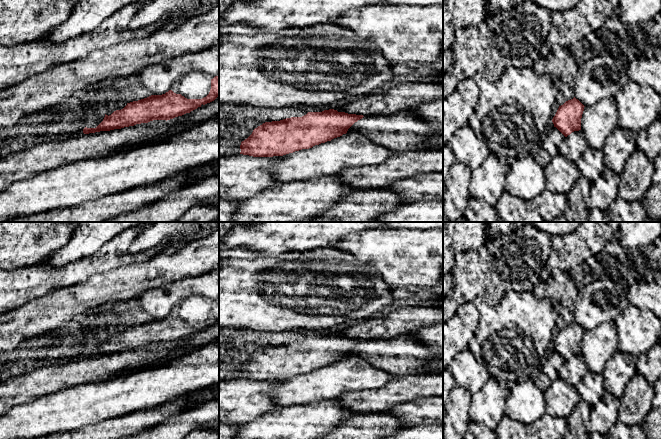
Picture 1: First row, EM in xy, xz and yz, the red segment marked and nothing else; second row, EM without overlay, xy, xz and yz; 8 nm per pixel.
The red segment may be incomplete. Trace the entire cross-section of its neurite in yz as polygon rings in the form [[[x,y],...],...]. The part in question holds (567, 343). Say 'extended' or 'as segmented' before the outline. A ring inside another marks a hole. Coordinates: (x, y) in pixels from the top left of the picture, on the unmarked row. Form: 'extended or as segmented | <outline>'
as segmented | [[[575,321],[559,330],[552,343],[556,351],[565,361],[574,355],[581,354],[581,342],[584,329]]]

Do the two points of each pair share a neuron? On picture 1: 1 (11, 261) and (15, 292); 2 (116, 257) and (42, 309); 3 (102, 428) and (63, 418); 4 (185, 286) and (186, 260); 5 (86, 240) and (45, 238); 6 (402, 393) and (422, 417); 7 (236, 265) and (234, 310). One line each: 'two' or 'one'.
1: two
2: two
3: two
4: two
5: two
6: two
7: one

